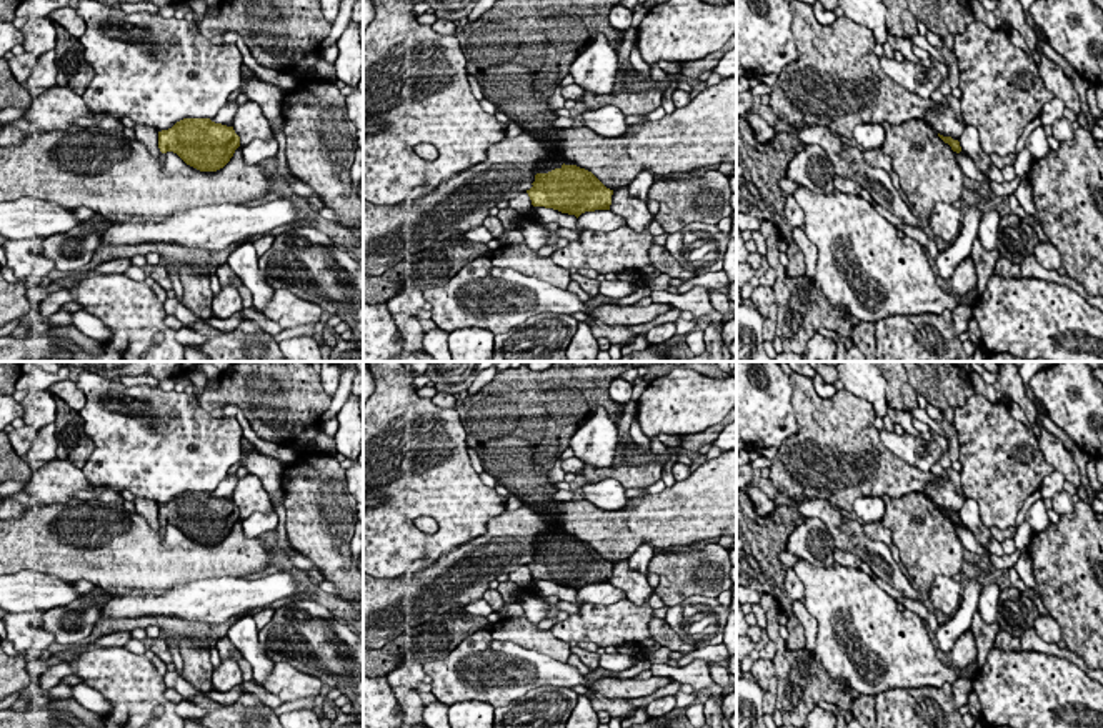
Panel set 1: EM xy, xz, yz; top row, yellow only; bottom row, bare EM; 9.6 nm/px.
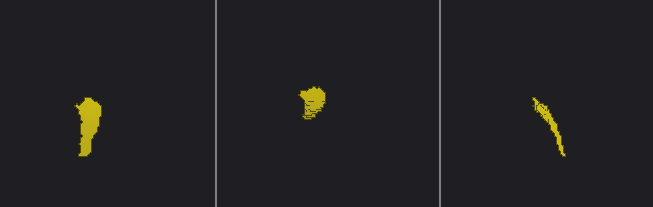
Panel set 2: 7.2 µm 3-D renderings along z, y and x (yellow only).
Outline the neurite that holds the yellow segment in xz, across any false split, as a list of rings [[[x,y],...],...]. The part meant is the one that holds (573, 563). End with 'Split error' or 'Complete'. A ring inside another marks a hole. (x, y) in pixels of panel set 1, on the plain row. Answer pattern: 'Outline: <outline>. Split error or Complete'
Outline: [[[553,530],[537,536],[533,560],[527,563],[533,580],[553,581],[575,588],[610,583],[613,563],[591,545]]]. Split error

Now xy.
Outline: [[[183,491],[172,501],[158,505],[162,526],[173,525],[200,545],[223,541],[238,520],[240,510],[233,500],[215,496],[210,491]]]. Complete

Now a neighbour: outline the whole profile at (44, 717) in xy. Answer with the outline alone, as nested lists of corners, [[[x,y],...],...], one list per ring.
[[[53,706],[32,708],[30,711],[0,710],[0,728],[52,728],[55,720],[65,721],[72,713],[57,711]]]

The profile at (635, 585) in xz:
[[[628,558],[613,565],[610,585],[625,591],[626,600],[643,605],[650,600],[653,588],[648,585],[646,575],[633,571]]]

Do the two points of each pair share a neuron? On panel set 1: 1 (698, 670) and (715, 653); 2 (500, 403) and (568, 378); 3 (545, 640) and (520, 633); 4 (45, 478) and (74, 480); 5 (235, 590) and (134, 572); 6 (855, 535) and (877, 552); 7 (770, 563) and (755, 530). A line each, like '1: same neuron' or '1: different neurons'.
1: different neurons
2: same neuron
3: same neuron
4: same neuron
5: different neurons
6: same neuron
7: same neuron

